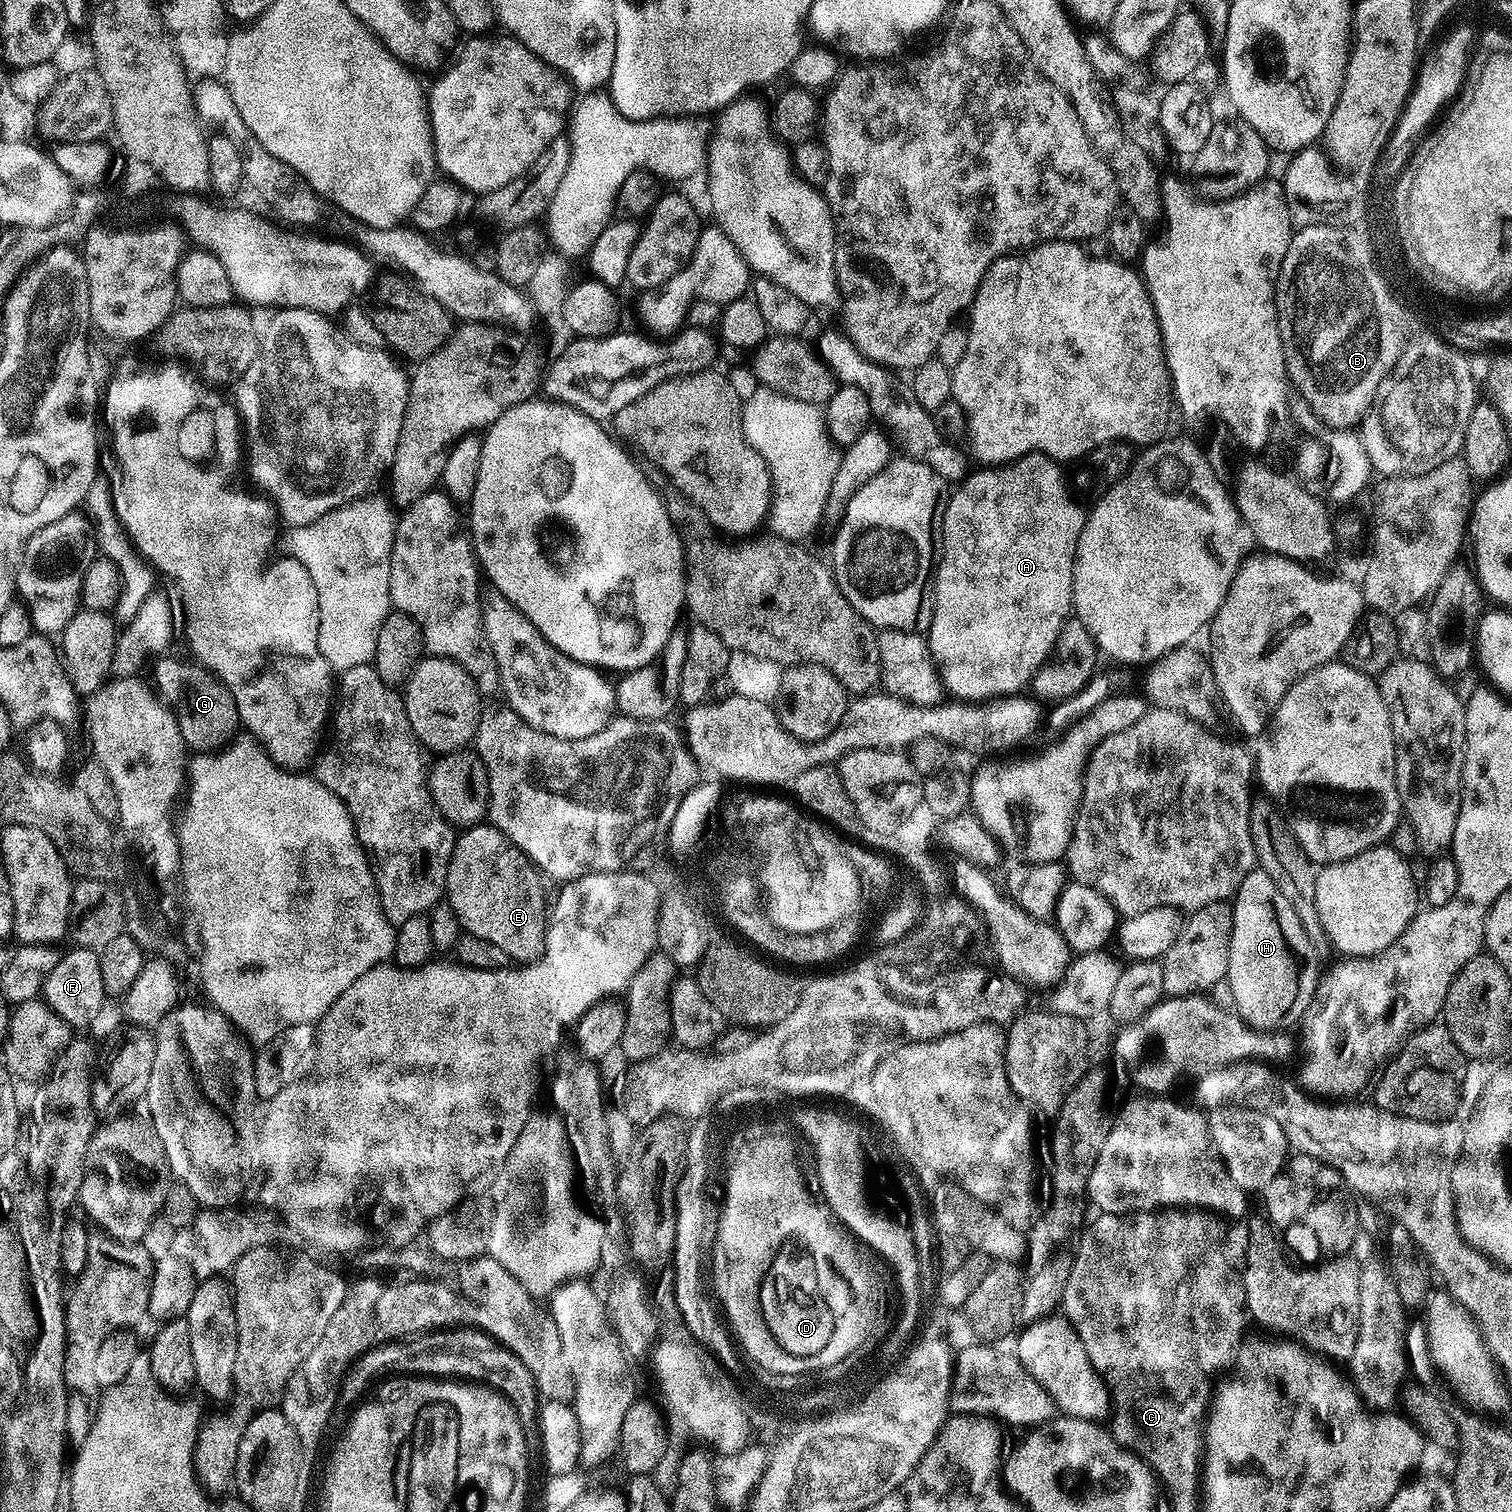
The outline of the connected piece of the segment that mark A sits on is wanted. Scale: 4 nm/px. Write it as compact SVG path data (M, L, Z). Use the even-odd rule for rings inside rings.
M1031 452L1022 458L1012 461L1011 464L1001 464L999 466L984 466L979 470L973 471L971 474L964 477L955 485L954 491L948 497L948 505L946 506L946 514L942 522L942 530L940 531L940 564L936 568L936 609L932 615L932 624L928 627L926 639L928 649L932 651L932 661L936 664L936 669L940 672L940 679L944 682L944 687L949 693L952 692L957 701L960 702L983 702L986 700L995 700L997 696L1015 696L1023 693L1025 689L1031 685L1033 674L1044 664L1045 660L1051 655L1053 648L1056 646L1056 639L1060 636L1060 631L1064 629L1064 623L1073 615L1074 609L1072 606L1072 579L1074 578L1074 562L1076 561L1076 551L1078 550L1078 538L1082 534L1082 526L1086 526L1088 521L1088 512L1083 508L1078 501L1072 497L1072 492L1068 489L1068 484L1064 481L1064 472L1059 463L1050 459L1048 456L1043 456L1041 452Z

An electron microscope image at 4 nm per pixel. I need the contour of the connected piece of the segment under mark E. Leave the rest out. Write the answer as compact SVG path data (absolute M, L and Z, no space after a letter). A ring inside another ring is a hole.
M481 822L465 827L456 837L444 883L446 903L454 910L464 932L474 934L474 938L494 942L494 946L506 950L509 961L523 966L538 960L544 953L546 904L544 908L544 890L540 880L542 878L536 865L510 837L493 828L491 823Z

